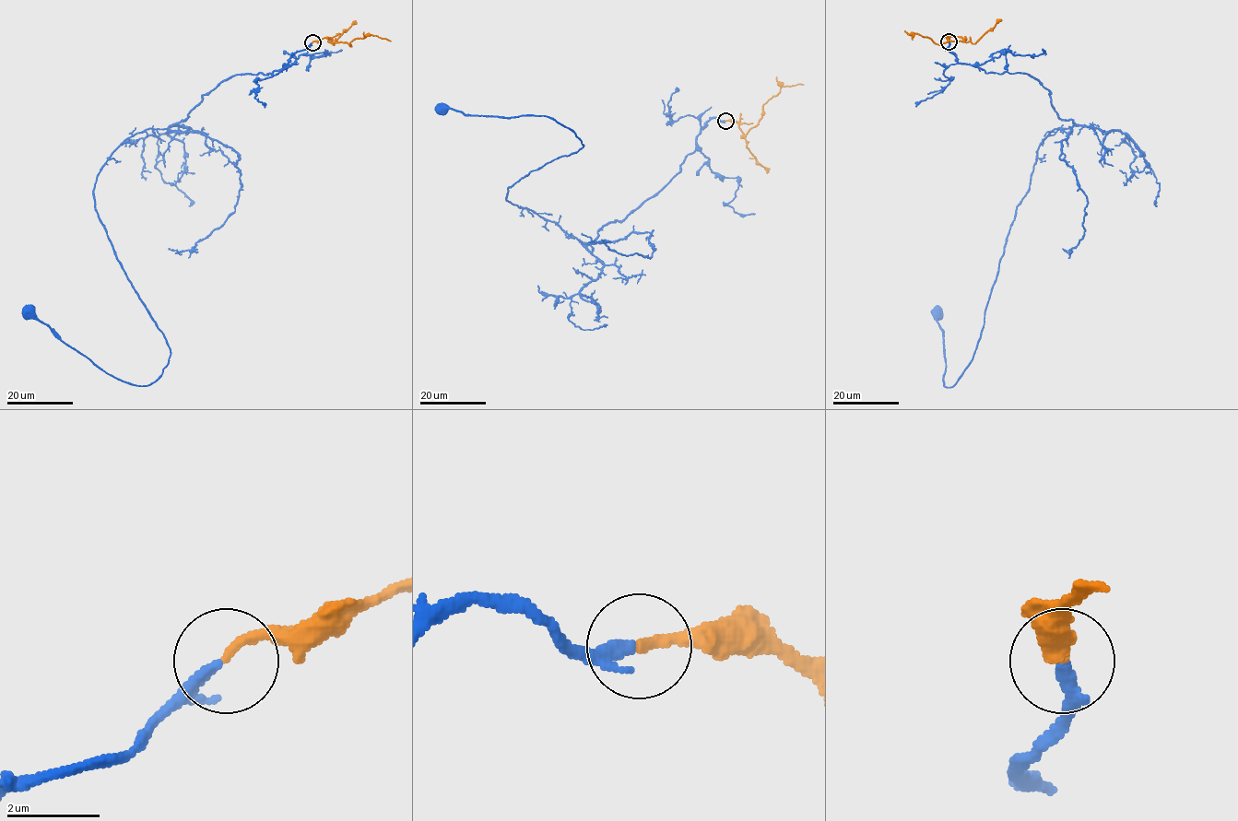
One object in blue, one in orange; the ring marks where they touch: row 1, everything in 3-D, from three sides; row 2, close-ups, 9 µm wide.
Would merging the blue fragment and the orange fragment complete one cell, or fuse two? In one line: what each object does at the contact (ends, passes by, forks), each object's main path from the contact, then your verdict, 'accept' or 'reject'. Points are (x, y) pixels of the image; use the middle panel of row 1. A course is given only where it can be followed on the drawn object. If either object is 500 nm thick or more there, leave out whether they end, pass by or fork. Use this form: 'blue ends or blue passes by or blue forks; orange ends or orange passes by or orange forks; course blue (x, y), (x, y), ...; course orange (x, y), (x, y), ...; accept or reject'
blue passes by; orange ends; course blue (725, 121), (583, 245), (506, 199), (583, 146), (575, 134), (440, 107); course orange (725, 121), (737, 123), (745, 135), (757, 124), (762, 106), (783, 86), (803, 84); accept

